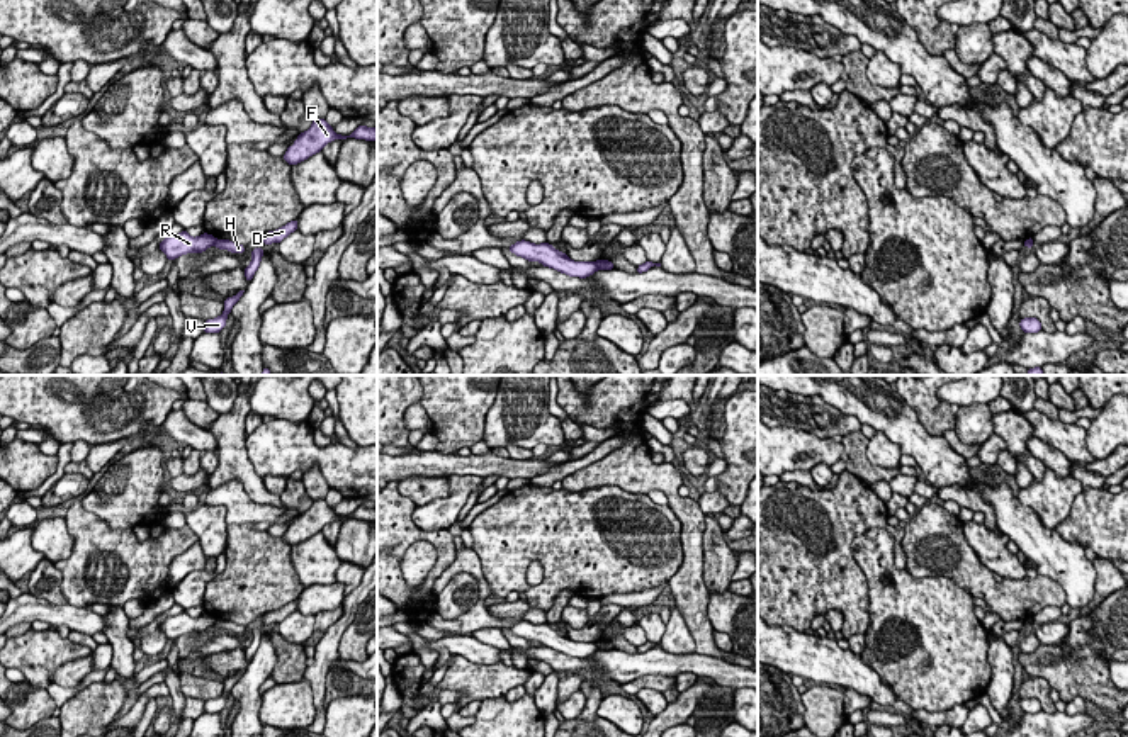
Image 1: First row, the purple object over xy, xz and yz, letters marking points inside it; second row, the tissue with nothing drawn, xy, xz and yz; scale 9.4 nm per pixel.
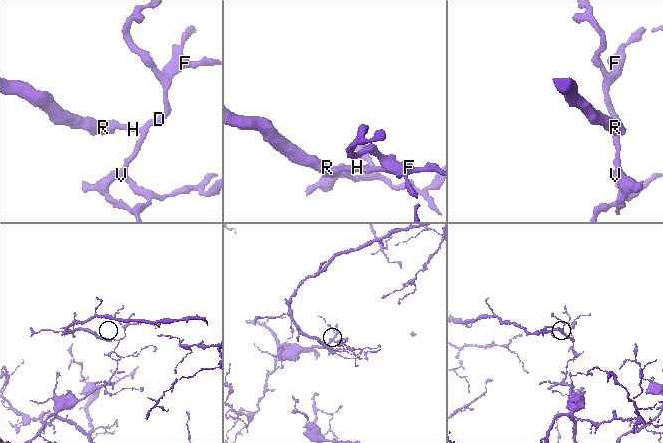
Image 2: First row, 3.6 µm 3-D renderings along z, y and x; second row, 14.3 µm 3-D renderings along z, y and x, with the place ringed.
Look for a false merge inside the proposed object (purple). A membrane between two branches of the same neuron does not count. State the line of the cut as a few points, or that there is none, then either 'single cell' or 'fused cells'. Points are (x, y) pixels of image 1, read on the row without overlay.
cut xy (218, 620), (213, 625); fused cells

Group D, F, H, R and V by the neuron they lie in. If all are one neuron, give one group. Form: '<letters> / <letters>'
D F H V / R

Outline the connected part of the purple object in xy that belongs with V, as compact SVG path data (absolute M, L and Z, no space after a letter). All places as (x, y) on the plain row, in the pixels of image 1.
M241 669L236 676L224 679L224 691L219 698L204 701L204 713L221 713L226 706L226 698L231 693L231 688L240 681L246 669Z

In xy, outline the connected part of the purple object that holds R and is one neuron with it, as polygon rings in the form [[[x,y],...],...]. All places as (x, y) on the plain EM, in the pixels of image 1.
[[[185,610],[180,615],[168,616],[160,623],[160,630],[166,635],[168,640],[175,640],[177,637],[187,633],[202,633],[207,628],[216,625],[216,618],[212,615],[200,615],[192,618]]]

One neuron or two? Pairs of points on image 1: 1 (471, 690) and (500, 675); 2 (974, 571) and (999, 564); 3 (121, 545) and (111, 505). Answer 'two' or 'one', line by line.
1: one
2: two
3: two

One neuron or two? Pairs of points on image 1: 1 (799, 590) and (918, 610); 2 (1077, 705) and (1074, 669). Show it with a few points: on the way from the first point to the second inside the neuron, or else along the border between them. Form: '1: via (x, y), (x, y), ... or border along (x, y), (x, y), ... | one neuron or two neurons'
1: border along (857, 564), (865, 576), (868, 596), (865, 634) | two neurons
2: border along (1084, 698), (1074, 697), (1067, 703) | two neurons

